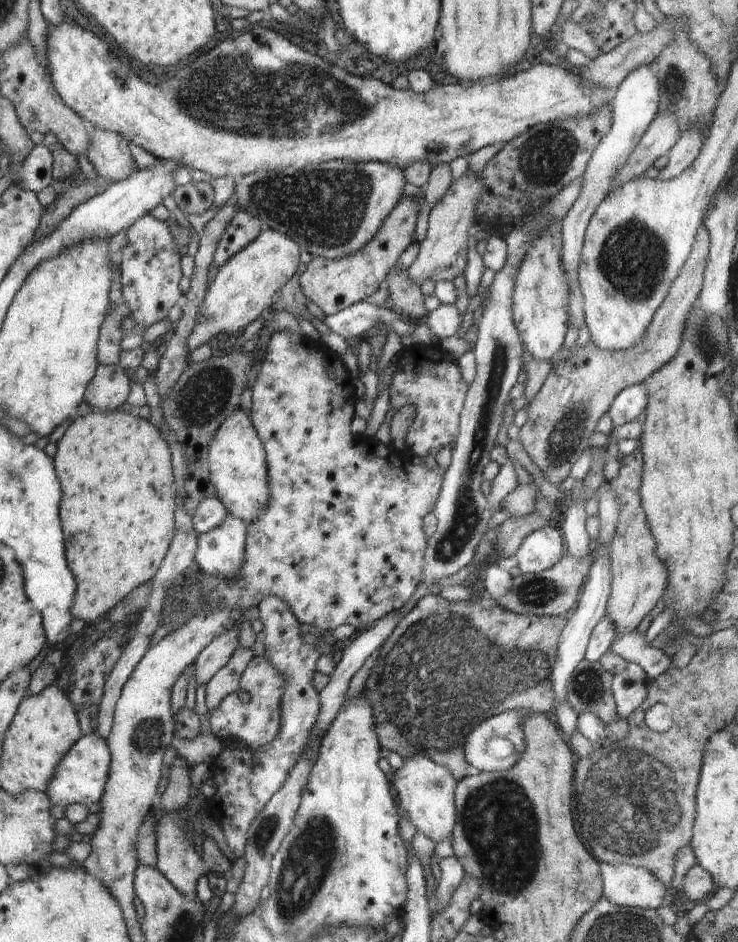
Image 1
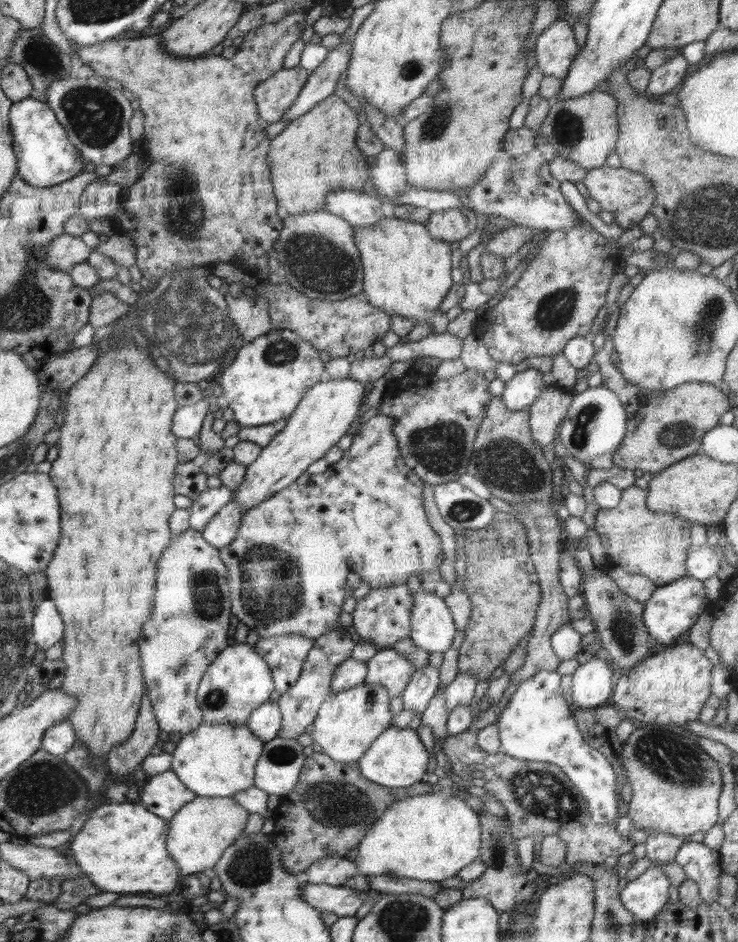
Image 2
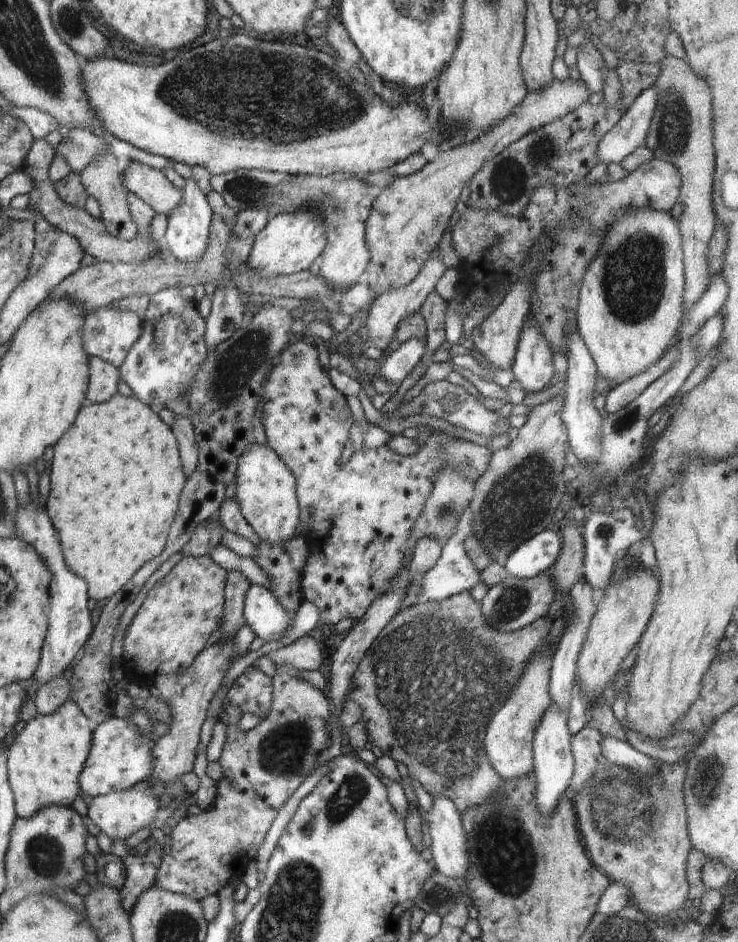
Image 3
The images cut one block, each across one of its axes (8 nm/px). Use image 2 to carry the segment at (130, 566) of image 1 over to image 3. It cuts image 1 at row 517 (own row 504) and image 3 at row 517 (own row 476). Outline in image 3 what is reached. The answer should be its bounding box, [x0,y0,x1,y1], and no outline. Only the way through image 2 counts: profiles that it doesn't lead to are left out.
[46,394,187,601]

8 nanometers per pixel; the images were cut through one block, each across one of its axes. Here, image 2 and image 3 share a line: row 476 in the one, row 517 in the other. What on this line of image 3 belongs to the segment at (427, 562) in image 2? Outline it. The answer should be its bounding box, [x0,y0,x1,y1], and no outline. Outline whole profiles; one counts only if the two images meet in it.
[260,337,492,628]

